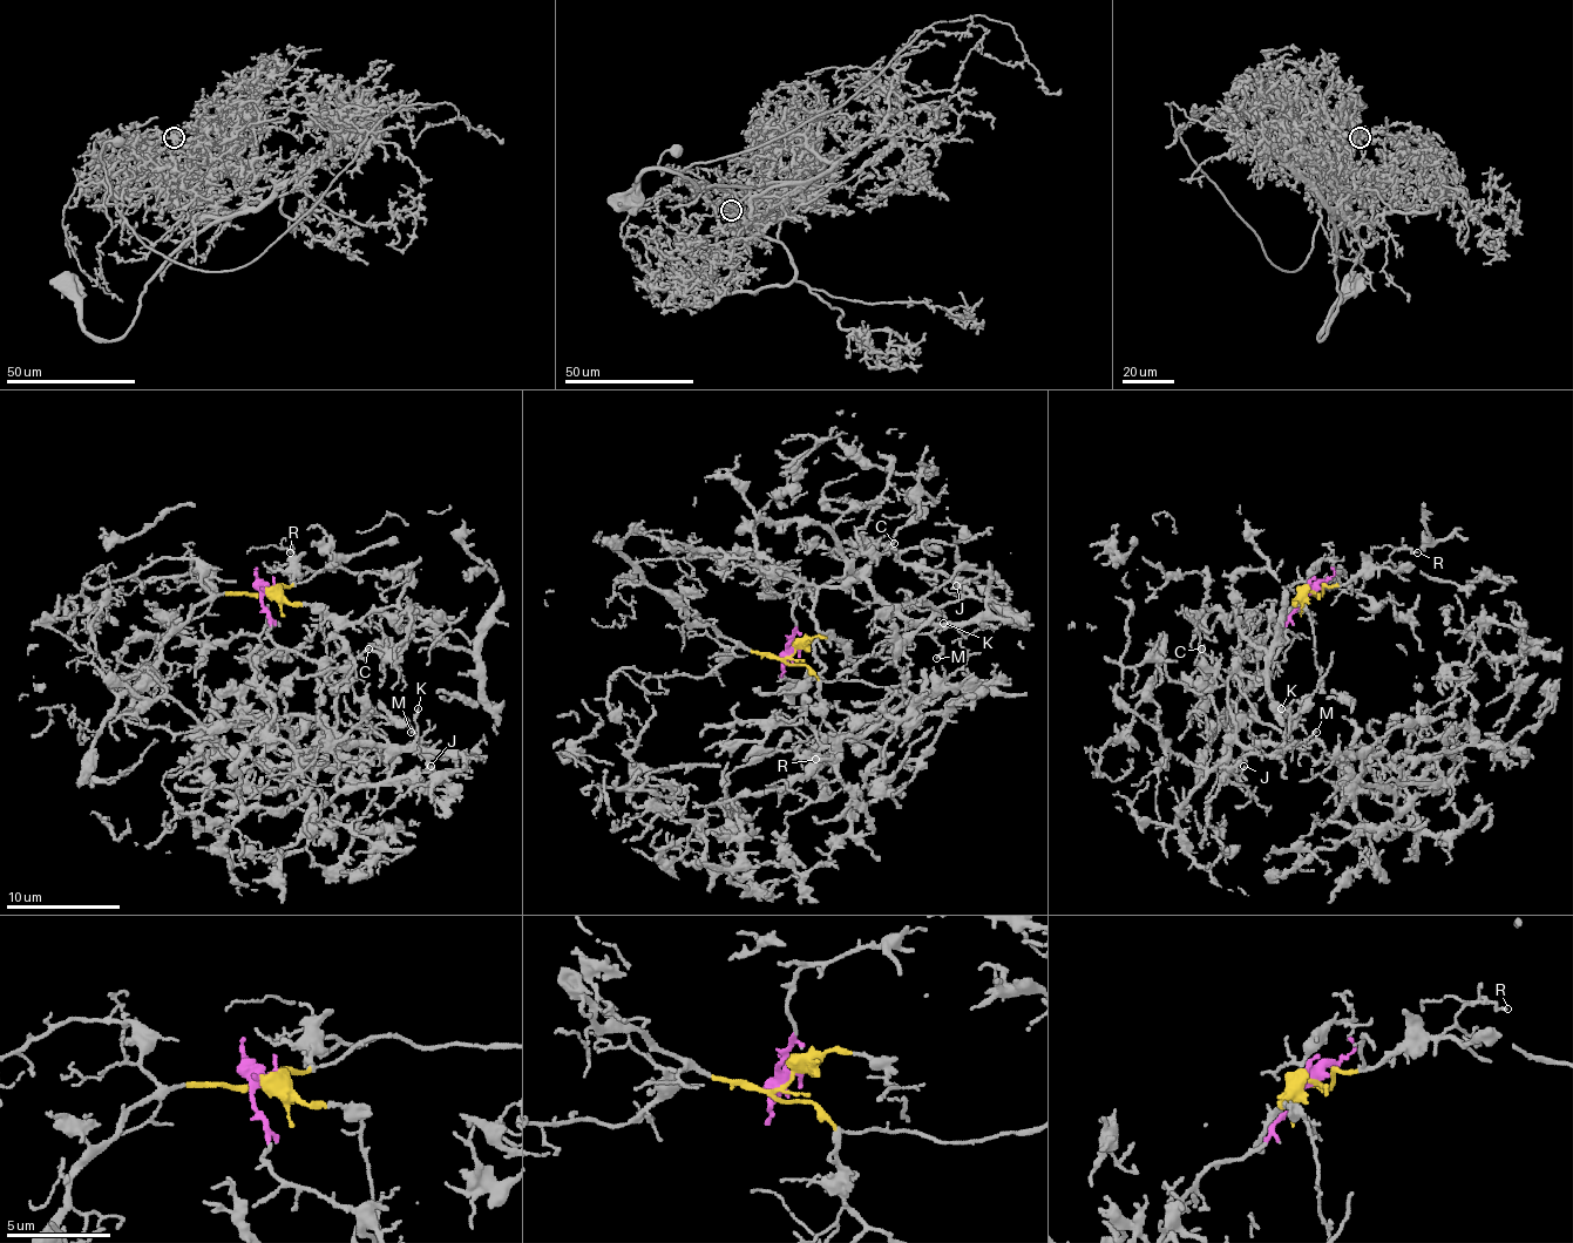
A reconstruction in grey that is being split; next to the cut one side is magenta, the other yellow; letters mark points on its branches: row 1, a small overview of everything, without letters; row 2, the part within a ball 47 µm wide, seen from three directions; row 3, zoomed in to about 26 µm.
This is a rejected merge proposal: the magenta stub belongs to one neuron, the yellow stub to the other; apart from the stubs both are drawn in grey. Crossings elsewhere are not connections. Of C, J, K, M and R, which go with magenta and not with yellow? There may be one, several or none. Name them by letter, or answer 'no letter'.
C, J, K, M

